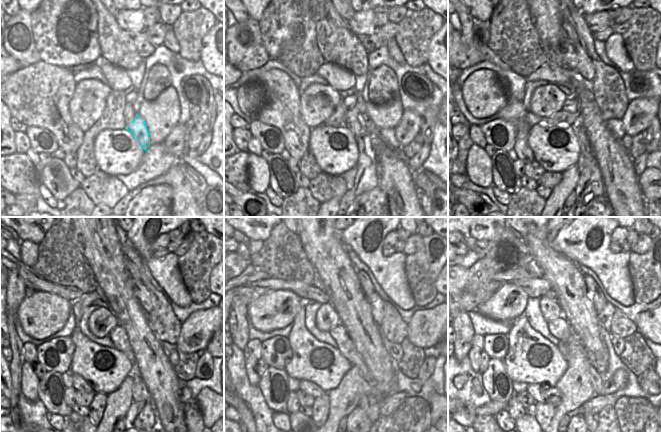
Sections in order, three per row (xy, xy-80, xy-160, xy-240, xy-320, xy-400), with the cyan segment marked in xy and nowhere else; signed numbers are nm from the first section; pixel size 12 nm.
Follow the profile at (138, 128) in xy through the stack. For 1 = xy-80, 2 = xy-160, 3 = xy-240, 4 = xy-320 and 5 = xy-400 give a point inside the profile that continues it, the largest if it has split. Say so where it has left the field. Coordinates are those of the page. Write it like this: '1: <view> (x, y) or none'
1: xy-80 (366, 167)
2: xy-160 (587, 177)
3: xy-240 (140, 416)
4: xy-320 (357, 420)
5: xy-400 (576, 420)

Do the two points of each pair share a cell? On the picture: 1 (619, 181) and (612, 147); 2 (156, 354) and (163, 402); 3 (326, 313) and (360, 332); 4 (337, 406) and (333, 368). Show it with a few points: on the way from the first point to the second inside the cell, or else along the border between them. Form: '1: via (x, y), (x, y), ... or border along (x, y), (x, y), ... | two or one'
1: via (618, 173), (612, 155) | one
2: via (156, 366), (156, 371), (163, 384), (163, 390) | one
3: border along (337, 313), (340, 319) | two
4: border along (349, 369), (339, 384), (327, 392) | two

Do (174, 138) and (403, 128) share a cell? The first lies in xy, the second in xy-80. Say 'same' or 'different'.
same

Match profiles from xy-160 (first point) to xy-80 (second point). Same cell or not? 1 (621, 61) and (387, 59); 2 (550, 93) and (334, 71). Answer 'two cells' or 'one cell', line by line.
1: two cells
2: two cells

